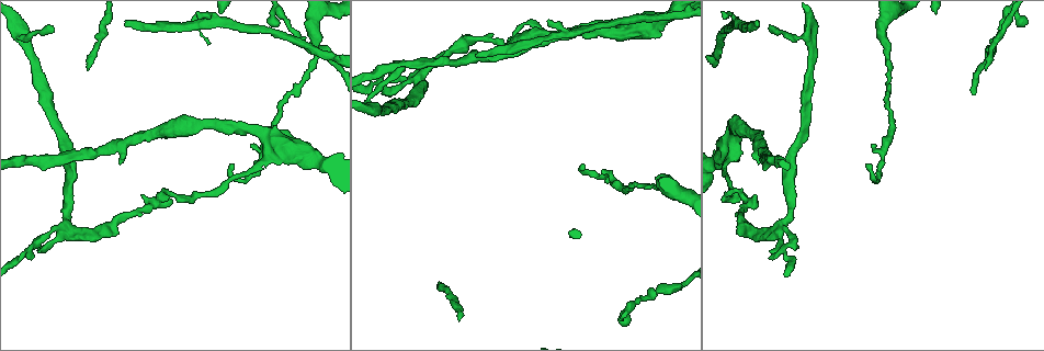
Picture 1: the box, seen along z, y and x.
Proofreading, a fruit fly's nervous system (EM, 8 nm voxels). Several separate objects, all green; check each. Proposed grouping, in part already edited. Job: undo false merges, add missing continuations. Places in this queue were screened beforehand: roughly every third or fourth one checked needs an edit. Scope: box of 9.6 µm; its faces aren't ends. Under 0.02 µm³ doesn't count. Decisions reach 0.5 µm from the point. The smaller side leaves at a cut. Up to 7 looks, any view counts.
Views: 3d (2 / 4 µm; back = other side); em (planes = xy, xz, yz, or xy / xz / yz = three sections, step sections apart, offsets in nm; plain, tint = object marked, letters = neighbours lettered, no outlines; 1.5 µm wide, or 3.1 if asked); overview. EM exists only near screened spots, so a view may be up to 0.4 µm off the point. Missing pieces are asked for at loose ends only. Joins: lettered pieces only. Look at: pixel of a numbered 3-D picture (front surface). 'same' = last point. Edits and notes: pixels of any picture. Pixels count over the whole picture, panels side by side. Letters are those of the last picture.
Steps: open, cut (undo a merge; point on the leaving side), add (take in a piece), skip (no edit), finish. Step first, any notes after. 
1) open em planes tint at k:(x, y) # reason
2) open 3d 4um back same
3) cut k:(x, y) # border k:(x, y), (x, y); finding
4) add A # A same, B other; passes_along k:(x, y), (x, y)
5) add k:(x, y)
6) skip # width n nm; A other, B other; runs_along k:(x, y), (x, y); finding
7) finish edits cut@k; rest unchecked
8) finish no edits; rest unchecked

open 3d 4um at 1:(477, 55) # an open end

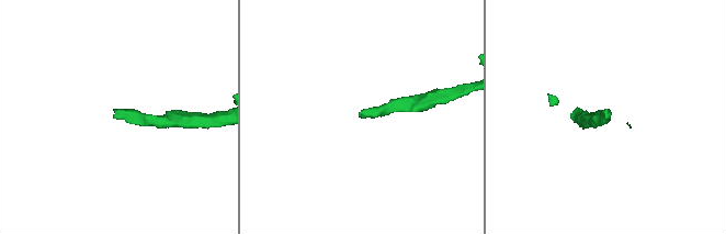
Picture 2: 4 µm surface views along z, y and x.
open em planes letters at 2:(360, 115) # need the tissue

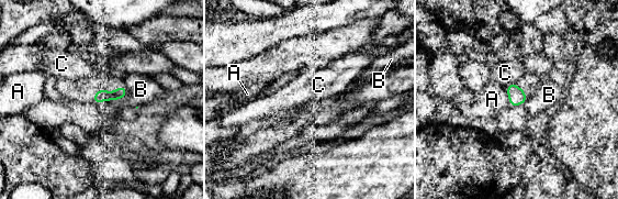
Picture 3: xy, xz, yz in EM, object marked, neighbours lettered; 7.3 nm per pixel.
skip # A other, B other, C other; border 3:(125, 86), (124, 97), (97, 104); none of them fits

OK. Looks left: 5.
open em yz step 4 tint at 1:(726, 195)

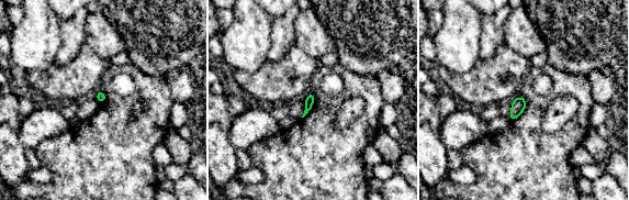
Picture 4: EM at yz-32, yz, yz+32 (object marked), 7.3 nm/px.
open em planes letters same

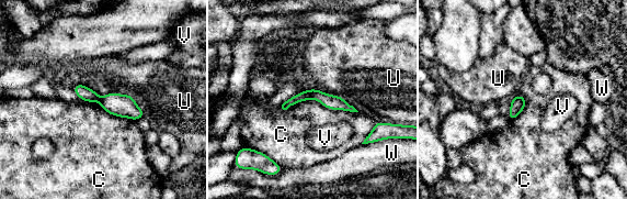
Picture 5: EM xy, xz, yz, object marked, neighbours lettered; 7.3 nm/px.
cut 5:(304, 96) # width 110 nm; C other, U other, V other, W other; border 5:(308, 90), (311, 97); two cells meet here

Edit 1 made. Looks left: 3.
finish edits cut@5; rest unchecked

